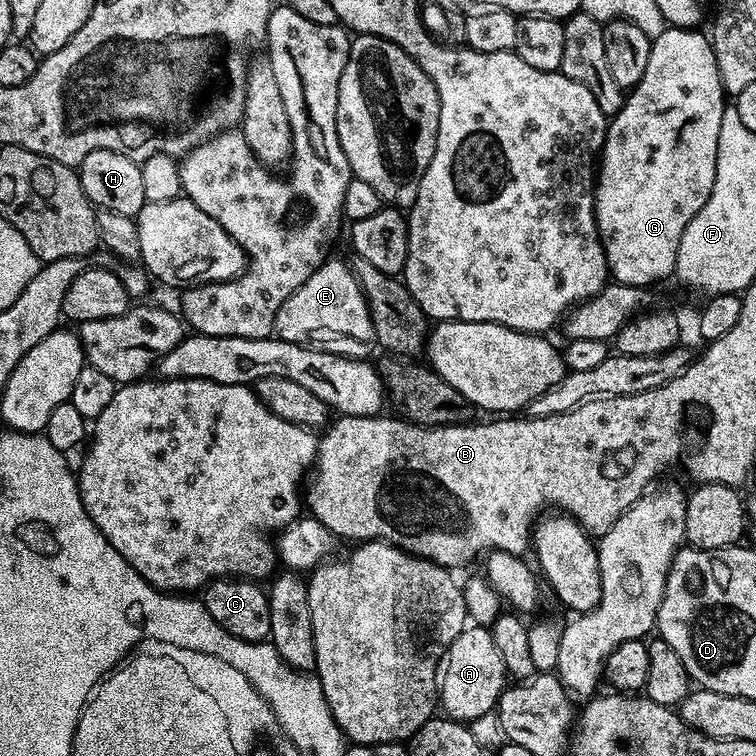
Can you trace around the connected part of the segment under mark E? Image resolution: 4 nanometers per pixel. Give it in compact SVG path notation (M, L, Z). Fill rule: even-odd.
M333 258L325 259L324 263L320 265L318 270L314 270L314 274L310 274L310 278L306 278L306 282L302 282L302 286L298 286L298 290L294 290L294 294L290 294L290 298L286 298L286 302L282 302L282 310L278 310L276 315L276 331L275 335L279 339L286 342L294 342L295 344L307 344L313 348L321 348L324 352L333 352L339 356L351 356L353 358L364 358L369 354L371 348L377 347L376 335L374 334L374 322L372 315L368 309L368 303L364 297L364 291L360 289L360 284L356 281L356 276L352 273L351 267L347 263L344 264L340 260L332 260Z

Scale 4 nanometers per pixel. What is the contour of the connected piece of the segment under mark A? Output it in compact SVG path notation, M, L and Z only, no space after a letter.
M465 626L448 648L438 676L438 704L442 712L444 708L443 715L461 722L480 720L500 703L505 687L502 654L498 654L498 646L494 646L491 631L484 626Z

